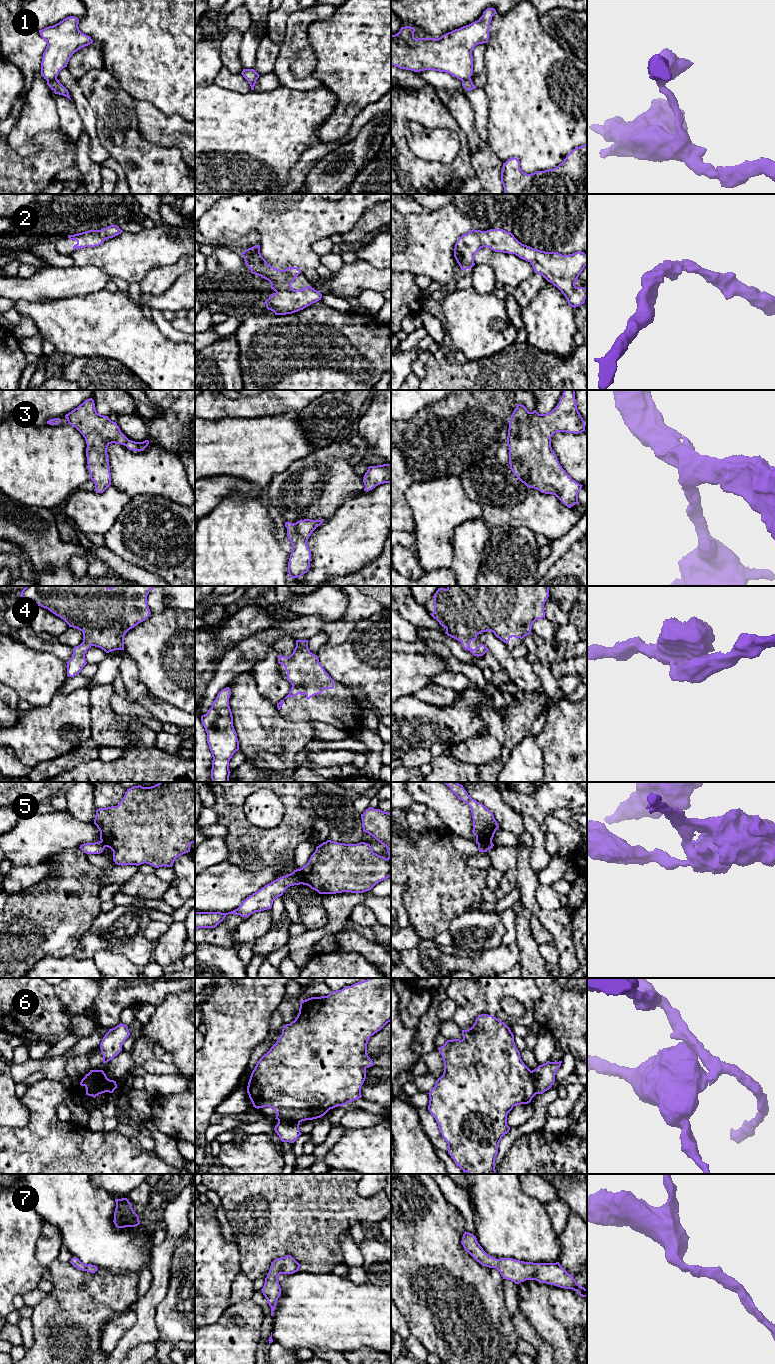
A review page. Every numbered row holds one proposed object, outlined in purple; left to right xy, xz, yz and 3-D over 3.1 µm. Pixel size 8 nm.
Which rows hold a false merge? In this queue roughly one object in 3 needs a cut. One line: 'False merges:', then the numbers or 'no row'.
False merges: 1, 5, 6

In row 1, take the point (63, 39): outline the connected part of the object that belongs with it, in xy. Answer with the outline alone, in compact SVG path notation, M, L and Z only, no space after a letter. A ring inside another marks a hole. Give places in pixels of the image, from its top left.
M70 16L39 30L47 44L41 62L41 74L47 81L57 78L75 52L93 43L90 36L79 30L78 24L79 19Z

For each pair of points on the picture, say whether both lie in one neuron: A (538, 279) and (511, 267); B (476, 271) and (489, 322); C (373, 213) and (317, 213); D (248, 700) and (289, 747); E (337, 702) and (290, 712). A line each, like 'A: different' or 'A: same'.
A: different
B: different
C: different
D: same
E: same

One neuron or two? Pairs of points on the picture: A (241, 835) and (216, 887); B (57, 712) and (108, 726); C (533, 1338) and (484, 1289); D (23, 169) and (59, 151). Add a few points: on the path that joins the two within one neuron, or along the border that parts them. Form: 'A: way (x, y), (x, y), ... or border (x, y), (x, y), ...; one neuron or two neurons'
A: border (226, 860), (250, 871); two neurons
B: border (88, 698), (91, 737); two neurons
C: border (510, 1317), (512, 1326), (519, 1337); two neurons
D: way (32, 169), (41, 169), (50, 160); one neuron

